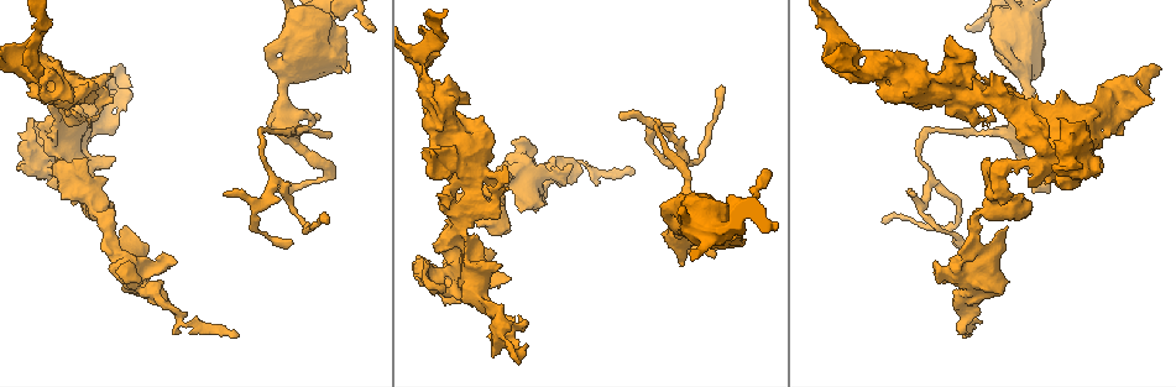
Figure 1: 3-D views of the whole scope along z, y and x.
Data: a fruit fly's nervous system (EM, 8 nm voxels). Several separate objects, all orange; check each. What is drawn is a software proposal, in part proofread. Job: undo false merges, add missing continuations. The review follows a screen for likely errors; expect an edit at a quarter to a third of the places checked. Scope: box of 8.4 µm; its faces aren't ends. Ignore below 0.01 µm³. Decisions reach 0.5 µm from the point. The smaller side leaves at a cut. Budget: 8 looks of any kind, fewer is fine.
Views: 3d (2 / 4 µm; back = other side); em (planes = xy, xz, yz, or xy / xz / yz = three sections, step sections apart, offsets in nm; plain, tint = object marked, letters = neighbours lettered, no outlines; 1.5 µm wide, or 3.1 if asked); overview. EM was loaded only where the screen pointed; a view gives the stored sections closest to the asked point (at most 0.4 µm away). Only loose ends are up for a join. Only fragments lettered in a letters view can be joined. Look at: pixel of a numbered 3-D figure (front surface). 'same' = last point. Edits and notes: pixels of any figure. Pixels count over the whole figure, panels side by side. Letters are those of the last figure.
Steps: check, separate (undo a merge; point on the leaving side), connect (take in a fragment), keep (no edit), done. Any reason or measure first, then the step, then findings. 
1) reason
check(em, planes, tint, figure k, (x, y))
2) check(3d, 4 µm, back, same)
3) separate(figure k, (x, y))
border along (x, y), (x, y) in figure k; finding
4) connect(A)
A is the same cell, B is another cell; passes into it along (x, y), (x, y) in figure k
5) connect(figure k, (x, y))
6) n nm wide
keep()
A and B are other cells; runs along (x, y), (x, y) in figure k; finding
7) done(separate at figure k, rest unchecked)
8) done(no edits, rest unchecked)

stops while still wide
check(em, planes, letters, figure 1, (265, 57))

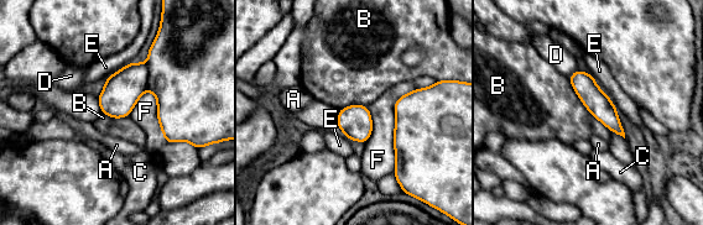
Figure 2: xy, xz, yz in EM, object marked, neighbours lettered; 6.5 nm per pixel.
keep()
A, B, C, D, E and F are other cells; no lettered fragment goes on from it

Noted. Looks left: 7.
branch stops here
check(em, xy, step 4, tint, figure 1, (177, 262))

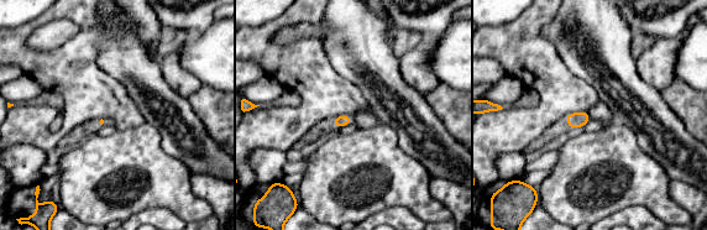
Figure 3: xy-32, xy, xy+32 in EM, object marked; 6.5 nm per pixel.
cut it another way
check(em, planes, letters, same)

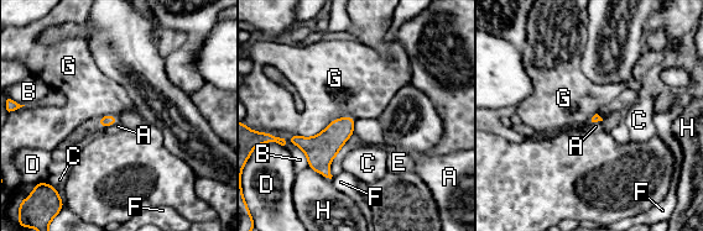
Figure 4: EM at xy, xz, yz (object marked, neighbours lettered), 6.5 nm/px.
keep()
A, B, C, D, E, F, G and H are other cells; border along (345, 115), (313, 136), (292, 135) in figure 4; no lettered fragment goes on from it

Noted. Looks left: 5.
two arms at a narrow angle
check(em, xy, step 8, letters, figure 1, (46, 72))

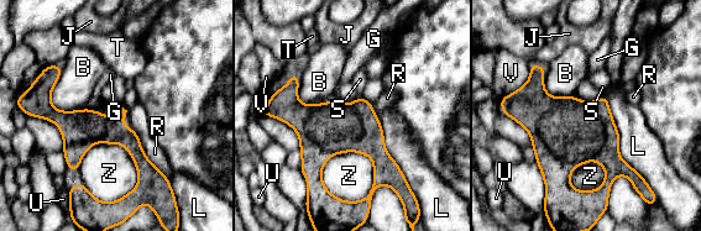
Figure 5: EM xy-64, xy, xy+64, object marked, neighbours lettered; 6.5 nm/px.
check(em, planes, letters, same)

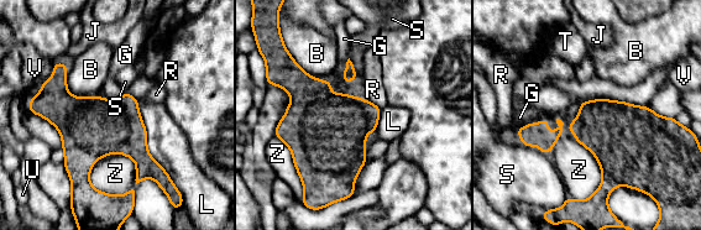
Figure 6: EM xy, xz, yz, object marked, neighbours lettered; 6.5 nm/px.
380 nm wide
keep()
B, G, J, L, R, S, T, U, V and Z are other cells; border along (135, 160), (99, 157), (88, 179) in figure 6; continuous, no second cell

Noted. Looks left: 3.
done(no edits, rest unchecked)

